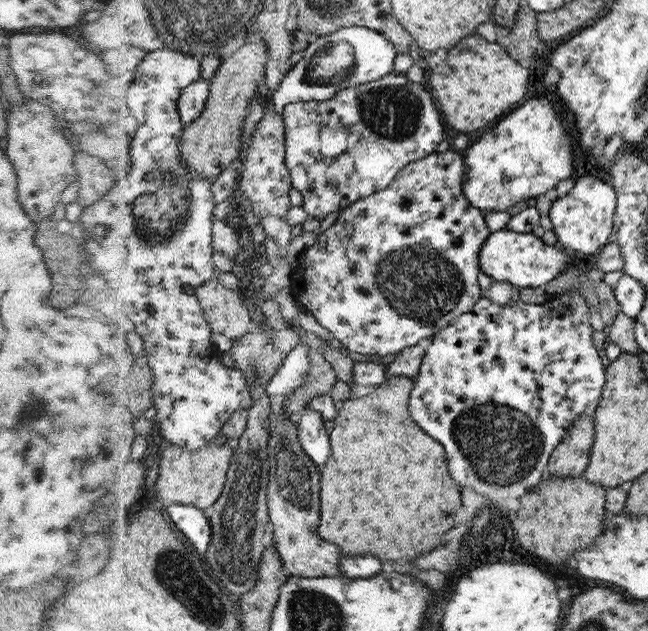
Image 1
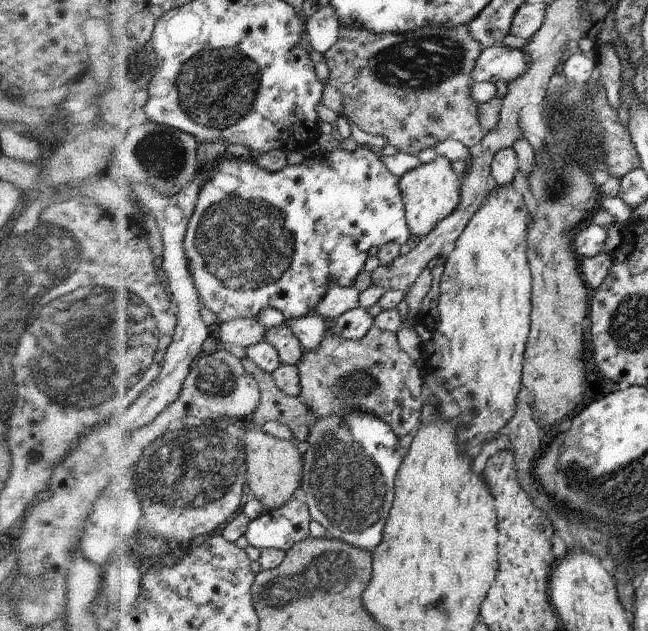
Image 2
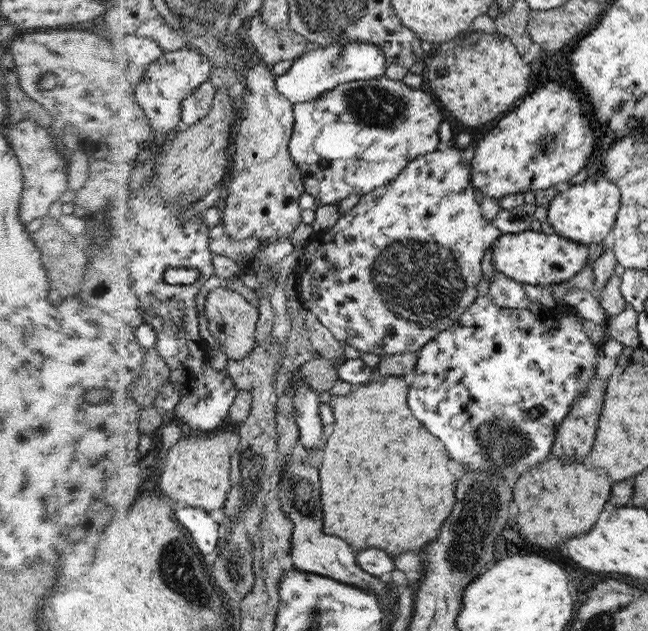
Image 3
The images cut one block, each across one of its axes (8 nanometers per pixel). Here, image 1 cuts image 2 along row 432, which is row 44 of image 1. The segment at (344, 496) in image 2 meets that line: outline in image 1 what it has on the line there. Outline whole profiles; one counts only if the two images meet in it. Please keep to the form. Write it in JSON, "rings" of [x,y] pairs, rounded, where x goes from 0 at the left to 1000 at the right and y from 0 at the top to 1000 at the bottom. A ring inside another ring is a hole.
{"rings":[[[542,41],[522,51],[491,57],[469,82],[469,90],[424,147],[423,166],[429,179],[454,162],[506,160],[522,146],[593,124],[608,114],[610,70],[586,49],[563,41]]]}

